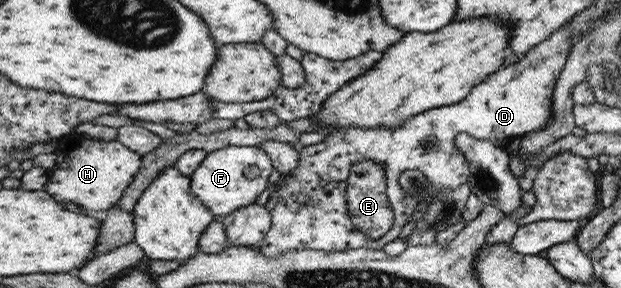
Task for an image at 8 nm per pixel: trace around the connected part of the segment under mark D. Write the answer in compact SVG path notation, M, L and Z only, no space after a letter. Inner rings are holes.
M570 21L562 25L561 29L550 34L546 41L540 42L534 49L528 50L519 62L510 64L496 73L490 74L478 87L474 88L470 95L462 102L454 103L434 110L428 110L412 119L408 119L399 127L393 129L359 129L359 127L349 127L345 131L333 131L326 135L326 138L317 144L306 146L299 153L299 165L292 169L290 173L284 173L280 177L278 189L272 193L271 198L265 204L270 210L272 226L265 241L260 248L262 254L266 256L278 256L282 252L296 249L311 249L340 251L349 249L383 248L384 245L398 239L402 233L402 211L408 219L408 213L420 213L422 203L418 202L416 196L406 194L402 188L400 177L406 171L419 170L428 177L432 187L448 187L456 189L462 183L468 182L470 177L470 167L467 158L459 151L456 139L458 135L467 134L474 139L490 139L494 145L506 149L516 136L524 137L536 131L544 130L551 125L554 119L554 91L556 91L557 79L562 70L565 69L569 53L573 47L572 33L570 33ZM370 159L385 167L386 183L388 183L389 202L393 206L393 228L389 234L380 239L369 239L366 234L359 233L352 226L347 215L347 182L351 167L354 163Z

